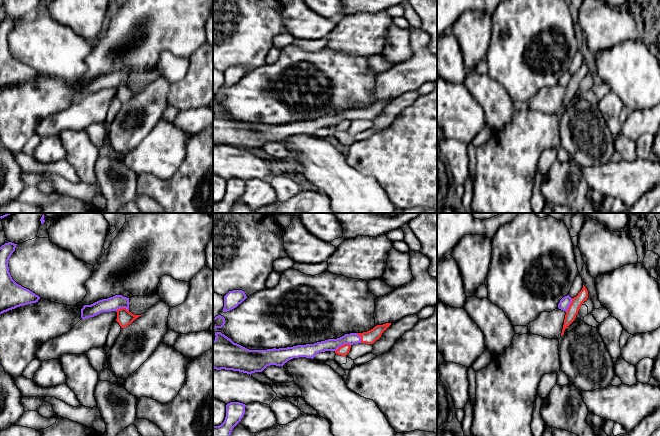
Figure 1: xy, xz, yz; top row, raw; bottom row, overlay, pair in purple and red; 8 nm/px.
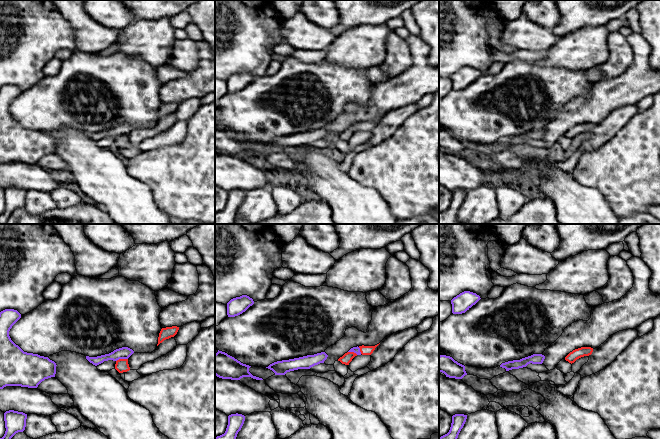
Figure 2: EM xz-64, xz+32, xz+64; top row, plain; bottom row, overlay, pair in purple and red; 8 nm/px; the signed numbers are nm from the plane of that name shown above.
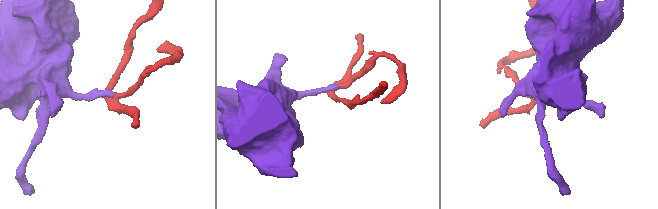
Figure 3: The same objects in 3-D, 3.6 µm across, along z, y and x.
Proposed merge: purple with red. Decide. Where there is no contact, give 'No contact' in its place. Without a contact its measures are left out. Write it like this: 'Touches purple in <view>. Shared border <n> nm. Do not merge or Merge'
Touches purple in xz. Shared border 140 nm. Merge

